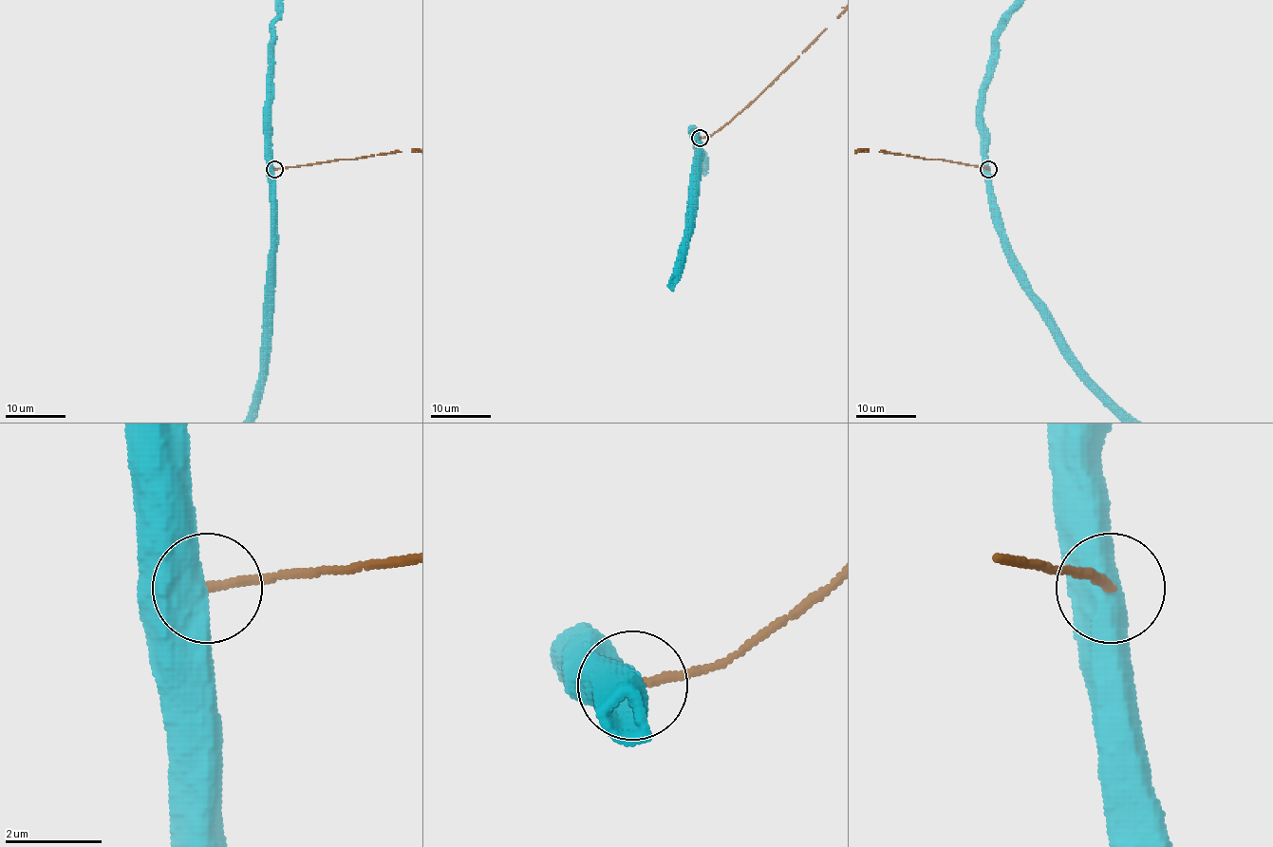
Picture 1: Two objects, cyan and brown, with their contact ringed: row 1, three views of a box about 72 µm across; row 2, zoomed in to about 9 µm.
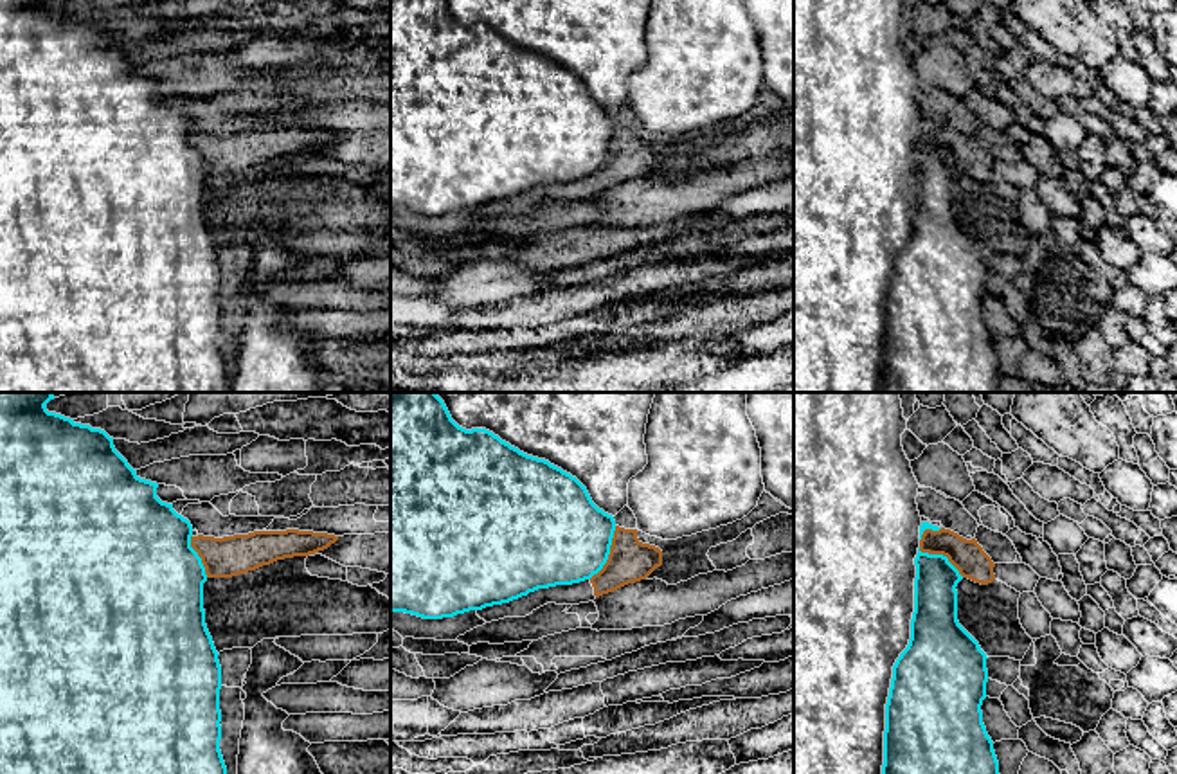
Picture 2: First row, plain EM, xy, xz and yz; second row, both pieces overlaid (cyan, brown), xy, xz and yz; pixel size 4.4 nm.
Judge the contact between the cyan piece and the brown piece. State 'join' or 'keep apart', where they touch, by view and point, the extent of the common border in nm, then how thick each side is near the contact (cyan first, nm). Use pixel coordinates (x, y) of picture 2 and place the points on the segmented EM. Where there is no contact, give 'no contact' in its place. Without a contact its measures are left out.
keep apart | xz (609, 553) | 260 nm | 440/190 nm

